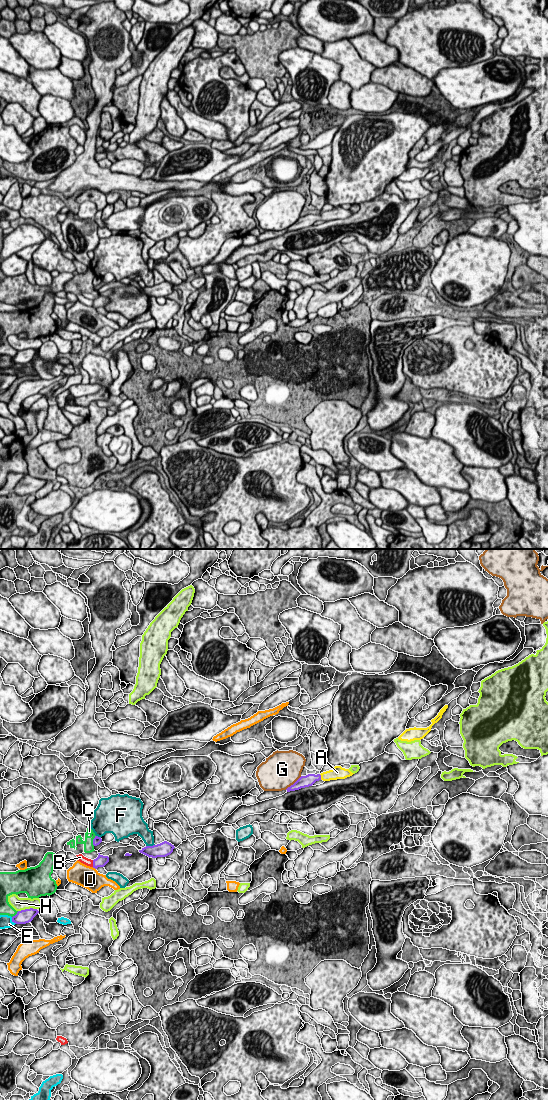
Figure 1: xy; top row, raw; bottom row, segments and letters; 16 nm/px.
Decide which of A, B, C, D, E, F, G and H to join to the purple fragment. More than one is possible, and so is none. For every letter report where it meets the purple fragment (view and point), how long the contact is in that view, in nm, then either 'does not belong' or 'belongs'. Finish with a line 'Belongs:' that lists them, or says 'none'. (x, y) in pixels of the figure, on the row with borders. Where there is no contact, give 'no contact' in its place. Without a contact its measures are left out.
A: xy (320, 777) | 100 nm | belongs
B: xy (93, 863) | 110 nm | does not belong
C: xy (93, 840) | 180 nm | does not belong
D: xy (94, 867) | 70 nm | does not belong
E: xy (13, 921) | 140 nm | does not belong
F: xy (150, 846) | 150 nm | does not belong
G: xy (294, 783) | 340 nm | does not belong
H: xy (27, 909) | 300 nm | does not belong
Belongs: A

